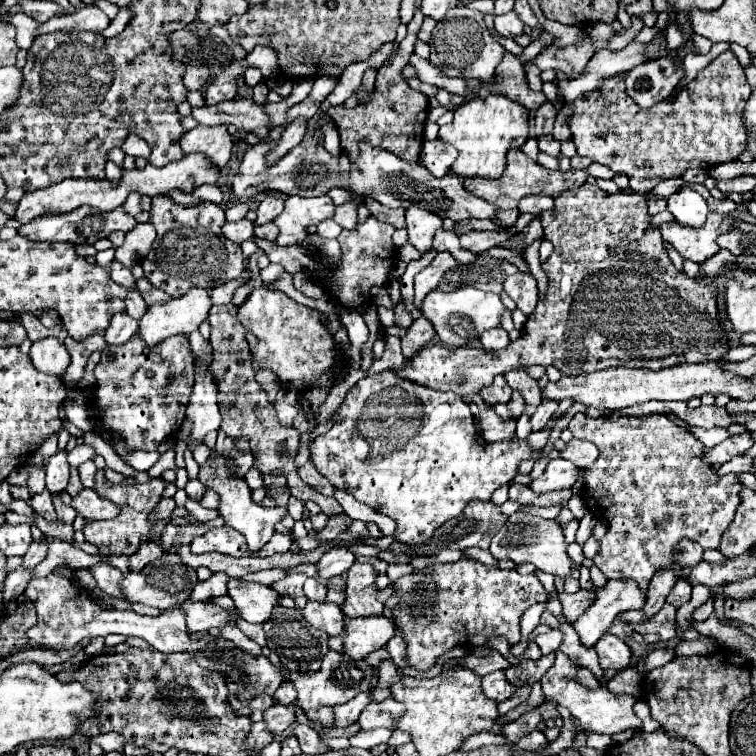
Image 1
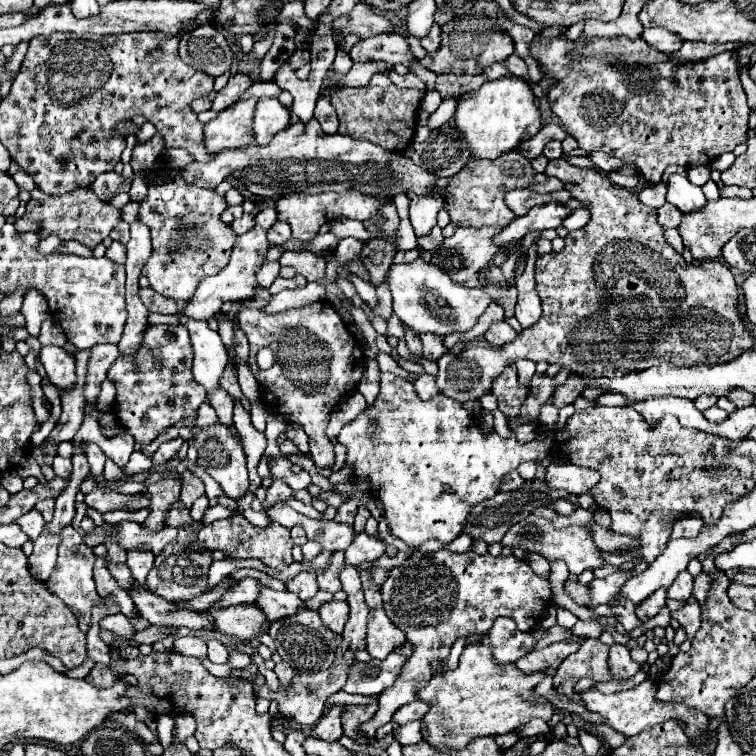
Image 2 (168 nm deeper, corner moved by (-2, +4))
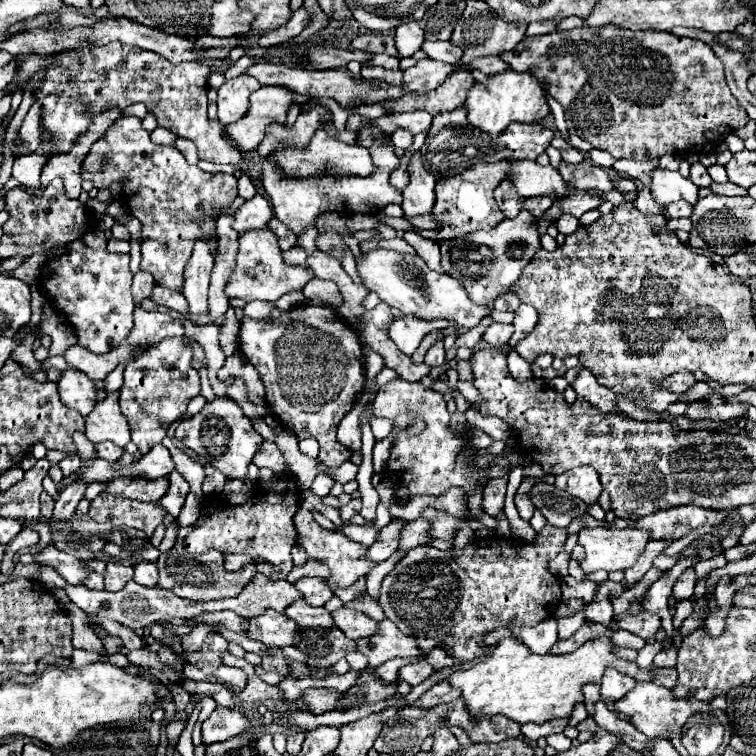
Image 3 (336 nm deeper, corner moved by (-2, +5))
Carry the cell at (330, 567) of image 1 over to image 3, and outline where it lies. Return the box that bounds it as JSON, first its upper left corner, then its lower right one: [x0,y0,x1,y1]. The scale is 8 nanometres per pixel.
[366,519,406,563]

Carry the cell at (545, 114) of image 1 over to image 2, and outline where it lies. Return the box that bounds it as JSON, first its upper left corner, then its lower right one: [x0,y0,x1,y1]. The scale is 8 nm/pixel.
[436,158,754,402]

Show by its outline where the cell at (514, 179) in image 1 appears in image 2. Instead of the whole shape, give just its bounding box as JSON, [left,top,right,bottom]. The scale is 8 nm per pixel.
[444,150,564,228]

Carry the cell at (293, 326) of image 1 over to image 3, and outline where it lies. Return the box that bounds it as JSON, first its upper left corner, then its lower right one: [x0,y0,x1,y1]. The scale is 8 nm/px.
[238,305,366,467]

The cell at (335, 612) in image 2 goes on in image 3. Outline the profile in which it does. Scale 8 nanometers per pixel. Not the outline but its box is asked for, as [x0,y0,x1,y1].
[332,607,378,641]

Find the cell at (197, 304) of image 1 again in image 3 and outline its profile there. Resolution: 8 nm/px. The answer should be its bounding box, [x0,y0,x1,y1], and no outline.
[226,227,314,301]

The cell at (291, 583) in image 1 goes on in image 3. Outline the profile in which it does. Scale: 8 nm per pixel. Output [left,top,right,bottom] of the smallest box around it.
[294,577,334,607]

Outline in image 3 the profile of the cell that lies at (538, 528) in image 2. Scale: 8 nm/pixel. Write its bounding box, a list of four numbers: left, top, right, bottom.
[578,529,650,573]

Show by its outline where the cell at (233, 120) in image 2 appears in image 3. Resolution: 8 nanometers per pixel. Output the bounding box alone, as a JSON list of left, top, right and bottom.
[226,85,296,151]

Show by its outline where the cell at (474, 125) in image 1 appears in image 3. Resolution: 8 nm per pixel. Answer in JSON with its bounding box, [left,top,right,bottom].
[466,69,550,137]

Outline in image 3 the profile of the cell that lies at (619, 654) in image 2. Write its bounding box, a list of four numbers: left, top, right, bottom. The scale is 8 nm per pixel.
[600,669,636,713]

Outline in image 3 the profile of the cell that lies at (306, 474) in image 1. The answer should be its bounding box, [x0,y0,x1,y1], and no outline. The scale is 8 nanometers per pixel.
[252,440,289,474]

